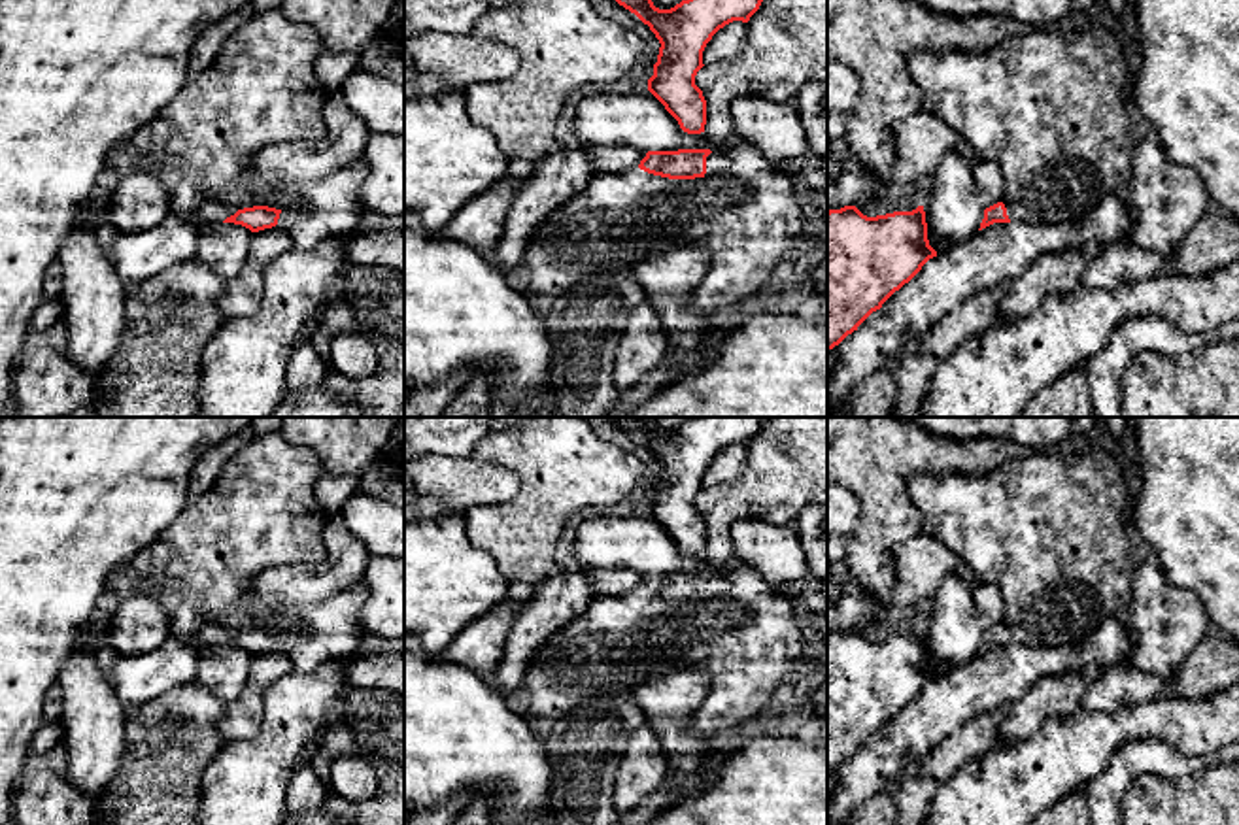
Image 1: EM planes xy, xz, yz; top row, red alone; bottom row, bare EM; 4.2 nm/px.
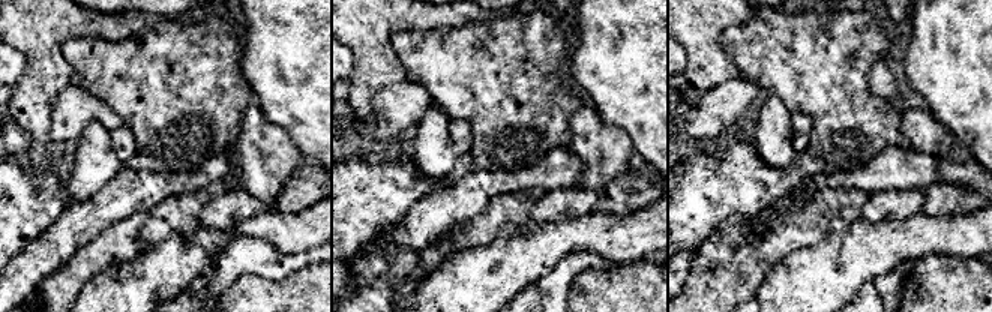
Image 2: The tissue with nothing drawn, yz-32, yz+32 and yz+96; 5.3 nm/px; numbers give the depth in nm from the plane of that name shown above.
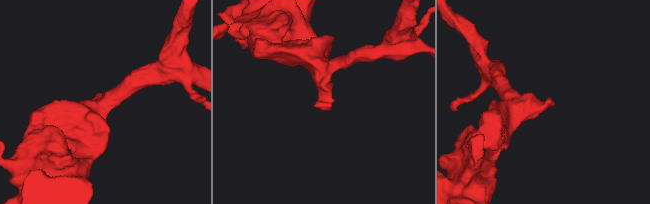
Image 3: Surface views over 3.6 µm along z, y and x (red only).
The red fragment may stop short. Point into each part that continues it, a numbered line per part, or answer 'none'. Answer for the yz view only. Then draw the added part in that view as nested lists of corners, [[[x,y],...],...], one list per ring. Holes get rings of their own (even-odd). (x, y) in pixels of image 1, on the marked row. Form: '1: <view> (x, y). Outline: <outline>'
1: yz (1052, 110). Outline: [[[1090,23],[1073,34],[1065,34],[1063,26],[1031,28],[986,51],[914,51],[907,66],[931,111],[963,136],[978,157],[997,164],[1003,176],[1001,202],[1010,221],[1071,223],[1107,194],[1129,193],[1133,153],[1152,132],[1131,100],[1135,70],[1120,40],[1105,26]]]

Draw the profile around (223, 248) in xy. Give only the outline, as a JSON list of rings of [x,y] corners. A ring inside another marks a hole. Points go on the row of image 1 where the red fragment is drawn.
[[[234,223],[200,225],[195,257],[225,281],[234,279],[246,264],[251,234]]]

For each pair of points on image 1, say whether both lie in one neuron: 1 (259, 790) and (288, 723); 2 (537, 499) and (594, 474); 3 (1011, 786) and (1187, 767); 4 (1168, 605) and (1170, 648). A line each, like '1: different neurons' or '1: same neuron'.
1: same neuron
2: same neuron
3: different neurons
4: same neuron

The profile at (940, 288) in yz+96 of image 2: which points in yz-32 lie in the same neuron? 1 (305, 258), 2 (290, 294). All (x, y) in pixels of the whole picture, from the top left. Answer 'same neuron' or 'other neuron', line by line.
1: other neuron
2: same neuron

